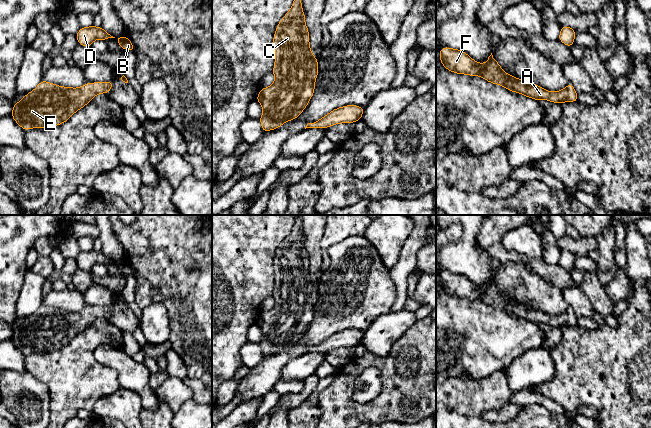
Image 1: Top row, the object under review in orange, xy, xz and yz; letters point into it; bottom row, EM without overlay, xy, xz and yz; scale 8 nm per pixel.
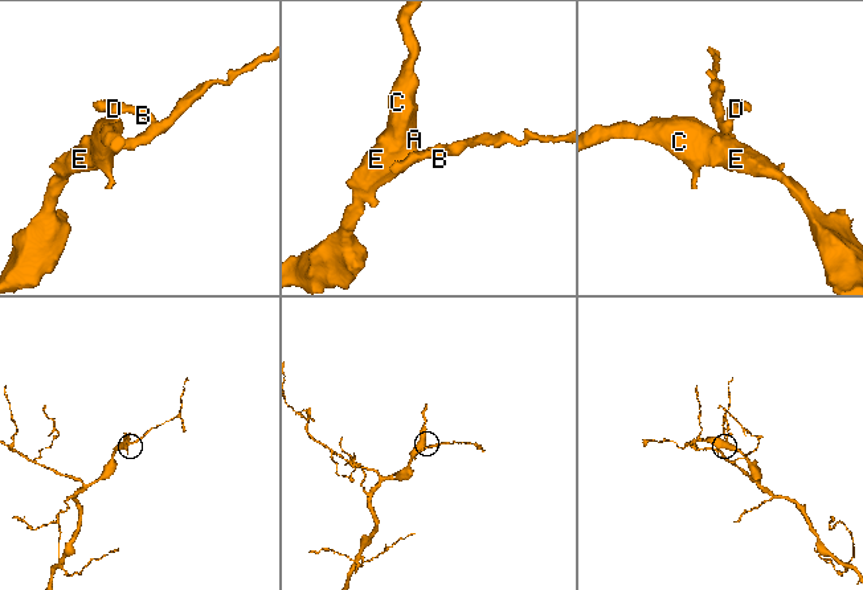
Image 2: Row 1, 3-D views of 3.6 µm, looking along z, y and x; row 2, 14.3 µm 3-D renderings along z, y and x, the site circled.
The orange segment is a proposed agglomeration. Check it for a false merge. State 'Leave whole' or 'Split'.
Leave whole

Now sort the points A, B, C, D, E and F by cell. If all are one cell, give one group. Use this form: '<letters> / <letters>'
A B C D E F

